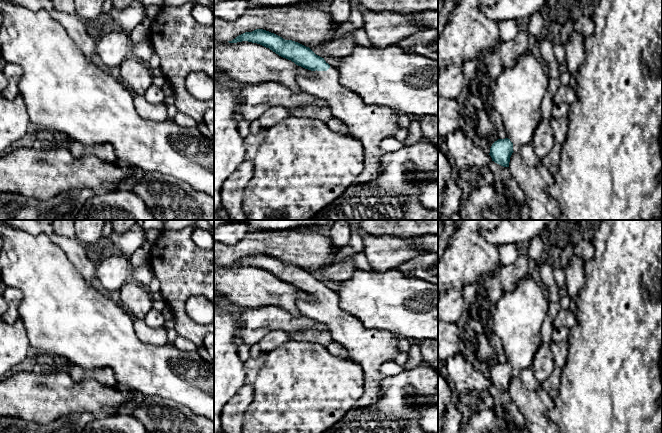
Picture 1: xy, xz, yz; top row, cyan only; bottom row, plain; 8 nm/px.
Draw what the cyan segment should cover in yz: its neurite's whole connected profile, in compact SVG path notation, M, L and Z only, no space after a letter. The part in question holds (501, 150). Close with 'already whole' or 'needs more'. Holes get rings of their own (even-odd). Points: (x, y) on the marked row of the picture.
M508 138L495 141L490 148L489 155L495 163L503 167L509 167L510 157L513 152L517 152L529 166L536 166L541 162L534 152L532 143L524 145L513 144Z | needs more

